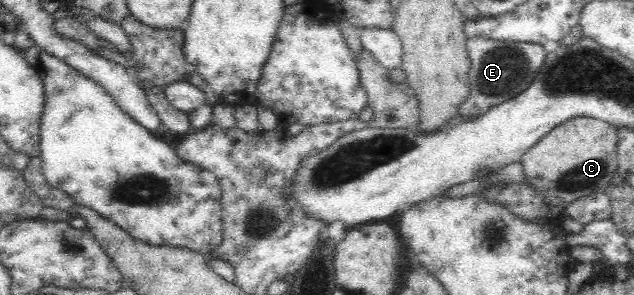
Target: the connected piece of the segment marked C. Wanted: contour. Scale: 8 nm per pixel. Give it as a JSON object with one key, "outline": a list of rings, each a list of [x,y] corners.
{"outline":[[[577,117],[569,119],[545,135],[534,147],[522,155],[524,176],[531,187],[542,195],[552,207],[564,209],[570,203],[592,193],[604,192],[611,186],[612,177],[618,173],[616,128],[599,119]]]}

